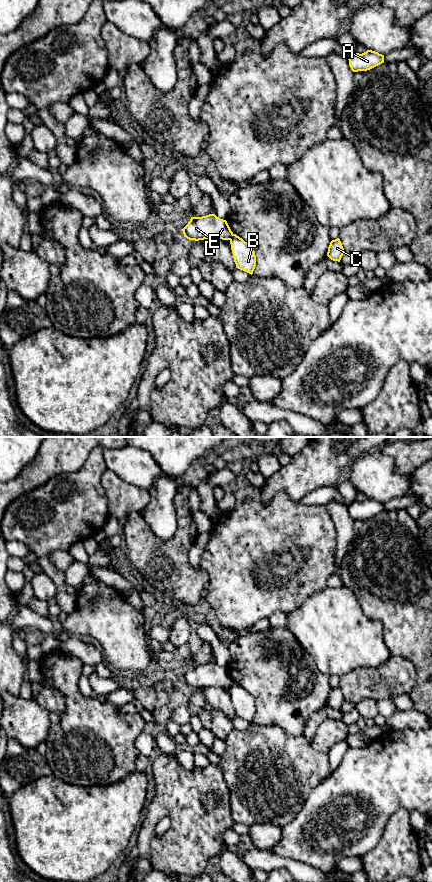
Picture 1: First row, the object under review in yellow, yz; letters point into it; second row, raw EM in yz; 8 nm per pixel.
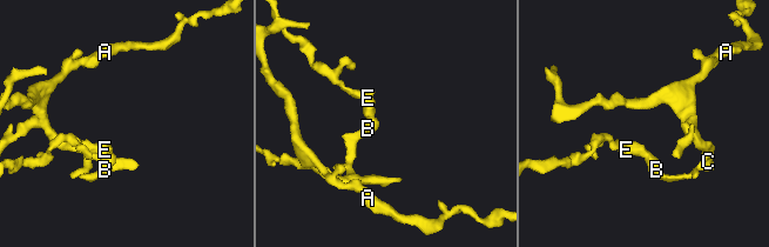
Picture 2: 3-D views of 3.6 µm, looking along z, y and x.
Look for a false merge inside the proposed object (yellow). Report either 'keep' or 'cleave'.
cleave

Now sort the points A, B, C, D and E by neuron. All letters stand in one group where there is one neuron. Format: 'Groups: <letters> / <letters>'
Groups: A B C / D E

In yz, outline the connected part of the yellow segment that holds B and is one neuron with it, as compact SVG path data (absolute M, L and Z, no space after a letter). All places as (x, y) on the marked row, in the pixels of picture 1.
M233 234L229 240L236 268L252 275L256 266L253 248L236 234Z

